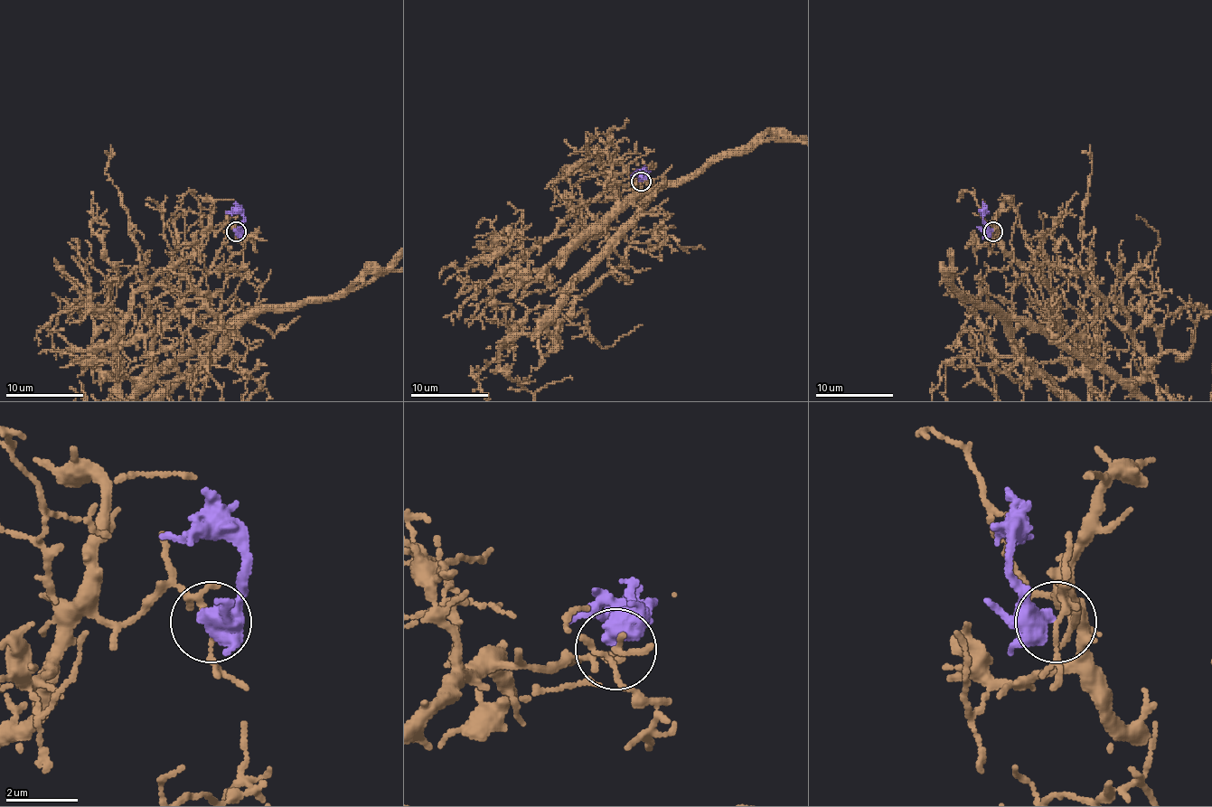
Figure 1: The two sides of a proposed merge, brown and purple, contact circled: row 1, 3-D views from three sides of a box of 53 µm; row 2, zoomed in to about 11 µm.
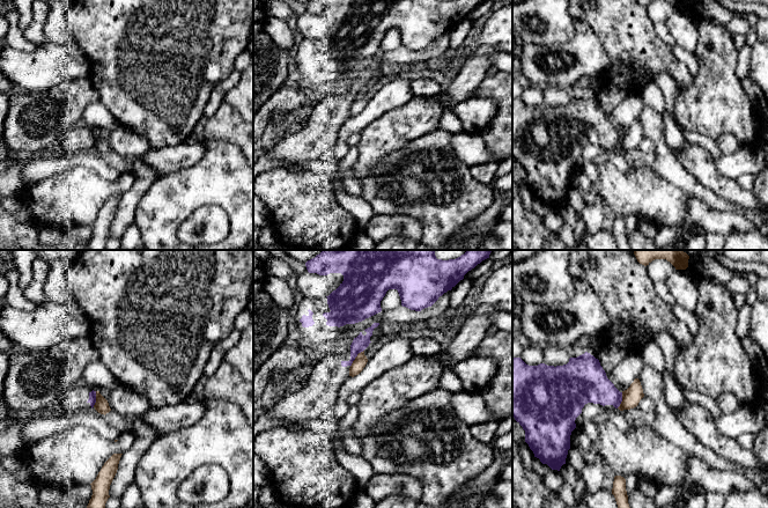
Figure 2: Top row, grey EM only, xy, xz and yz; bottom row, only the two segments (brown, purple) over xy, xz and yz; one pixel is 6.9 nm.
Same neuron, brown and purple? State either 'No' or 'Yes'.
No

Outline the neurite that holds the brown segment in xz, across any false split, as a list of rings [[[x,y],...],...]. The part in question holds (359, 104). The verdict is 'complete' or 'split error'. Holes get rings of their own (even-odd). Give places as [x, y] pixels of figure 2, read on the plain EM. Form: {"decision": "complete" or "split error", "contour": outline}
{"decision": "complete", "contour": [[[364,91],[359,94],[349,109],[349,117],[354,118],[359,116],[365,108],[367,103],[368,103],[368,100],[364,96]]]}

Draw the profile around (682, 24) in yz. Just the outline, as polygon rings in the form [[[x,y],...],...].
[[[689,9],[674,10],[666,24],[677,45],[694,53],[699,39],[699,28],[697,21]]]

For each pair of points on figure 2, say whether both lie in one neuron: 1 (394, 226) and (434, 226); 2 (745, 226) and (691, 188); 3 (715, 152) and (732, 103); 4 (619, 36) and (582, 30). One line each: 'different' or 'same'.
1: different
2: different
3: different
4: different

